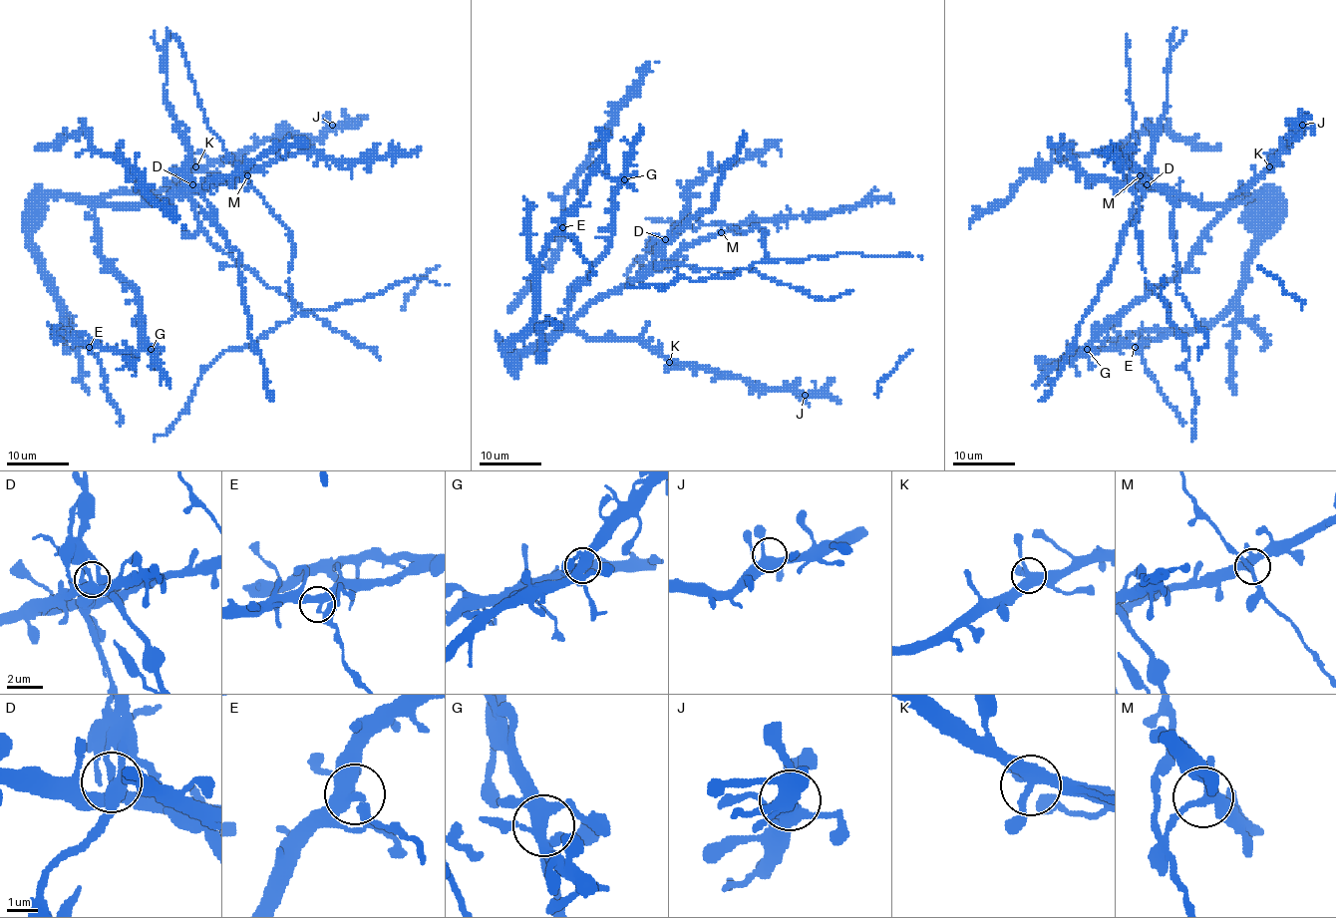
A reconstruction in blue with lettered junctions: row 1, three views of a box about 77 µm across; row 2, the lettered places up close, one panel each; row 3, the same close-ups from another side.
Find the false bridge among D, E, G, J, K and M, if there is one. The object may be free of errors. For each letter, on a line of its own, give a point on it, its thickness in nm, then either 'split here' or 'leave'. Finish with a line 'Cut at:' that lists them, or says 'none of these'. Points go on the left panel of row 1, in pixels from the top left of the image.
D: at (192, 184); 400 nm thick; split here
E: at (89, 347); 360 nm thick; leave
G: at (151, 349); 440 nm thick; leave
J: at (332, 125); 420 nm thick; leave
K: at (195, 166); 400 nm thick; leave
M: at (247, 175); 340 nm thick; leave
Cut at: D

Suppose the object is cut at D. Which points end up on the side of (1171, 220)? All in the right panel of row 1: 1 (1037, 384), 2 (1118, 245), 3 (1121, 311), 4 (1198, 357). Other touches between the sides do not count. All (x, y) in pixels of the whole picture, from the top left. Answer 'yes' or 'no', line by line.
1: no
2: yes
3: no
4: yes

